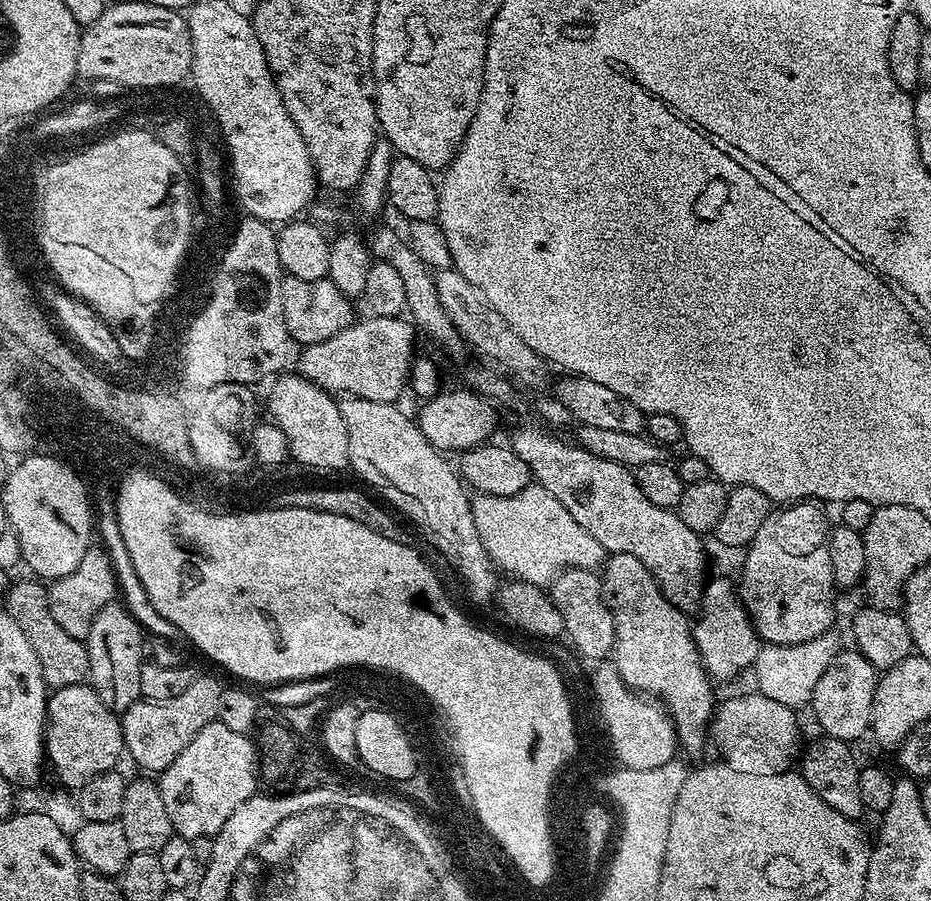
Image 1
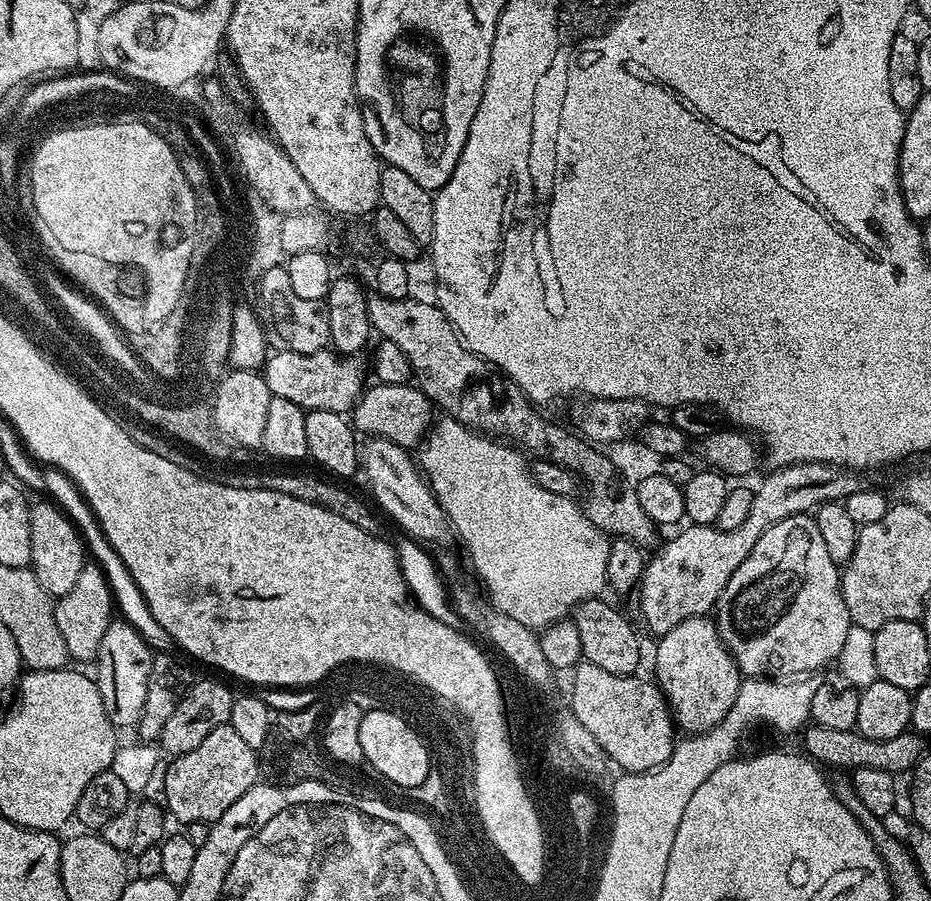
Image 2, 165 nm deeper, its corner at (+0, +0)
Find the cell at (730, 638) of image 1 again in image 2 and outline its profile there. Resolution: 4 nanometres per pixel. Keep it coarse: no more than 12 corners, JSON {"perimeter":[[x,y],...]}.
{"perimeter":[[708,616],[659,637],[654,680],[685,733],[718,726],[742,673]]}

